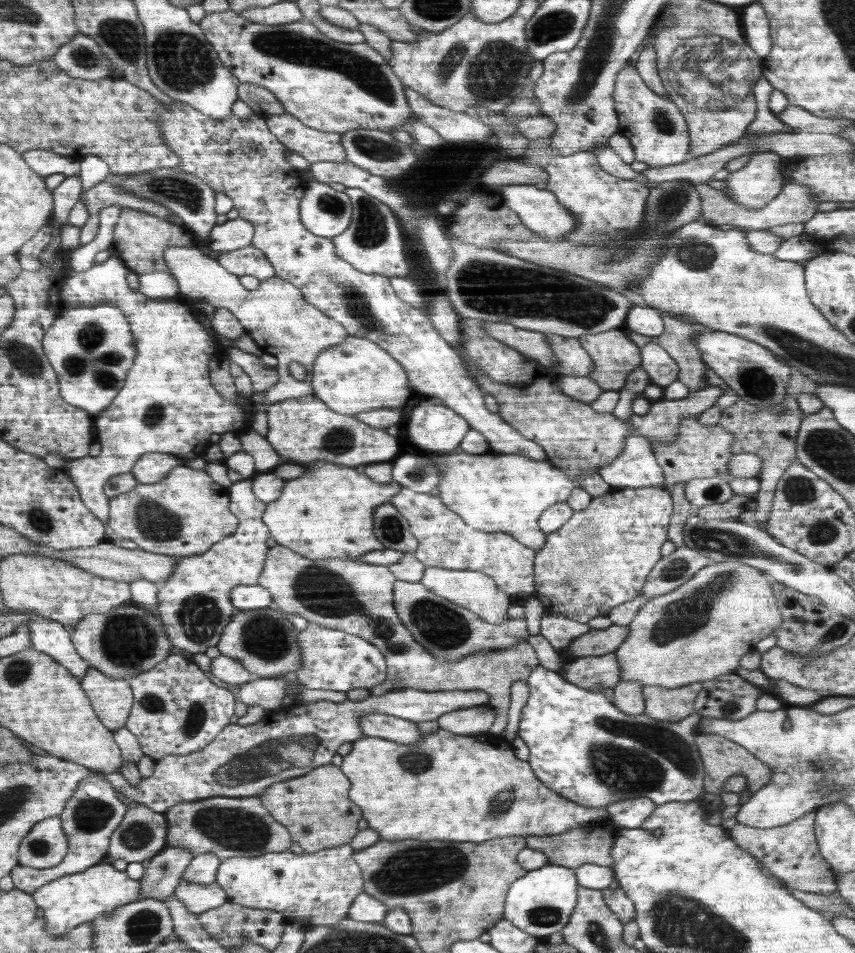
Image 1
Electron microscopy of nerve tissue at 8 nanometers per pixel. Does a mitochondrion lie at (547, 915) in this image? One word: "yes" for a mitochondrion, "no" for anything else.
yes

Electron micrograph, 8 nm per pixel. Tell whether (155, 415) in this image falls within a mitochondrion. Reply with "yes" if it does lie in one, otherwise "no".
yes

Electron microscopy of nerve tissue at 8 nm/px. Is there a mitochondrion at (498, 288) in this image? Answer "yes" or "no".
yes

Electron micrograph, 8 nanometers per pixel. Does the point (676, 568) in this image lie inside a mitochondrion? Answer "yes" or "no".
yes

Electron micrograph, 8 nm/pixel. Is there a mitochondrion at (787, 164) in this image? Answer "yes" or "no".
no

